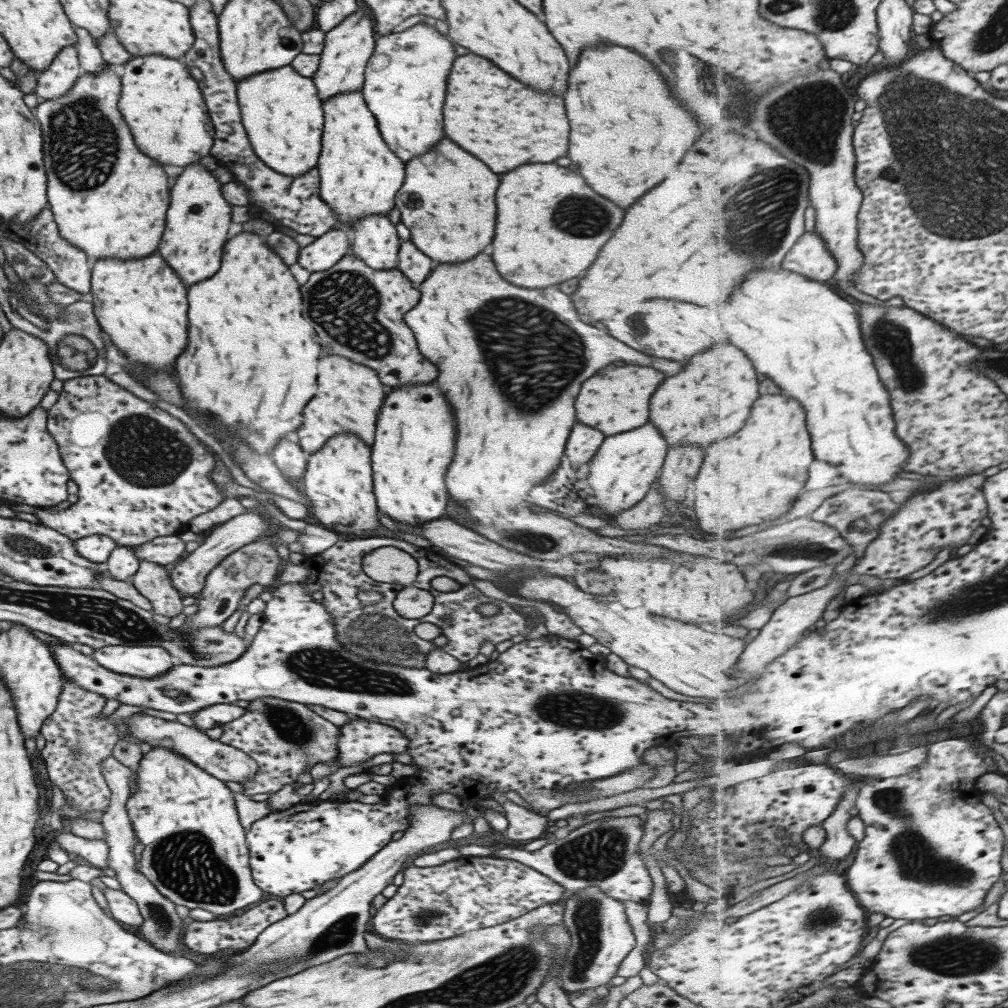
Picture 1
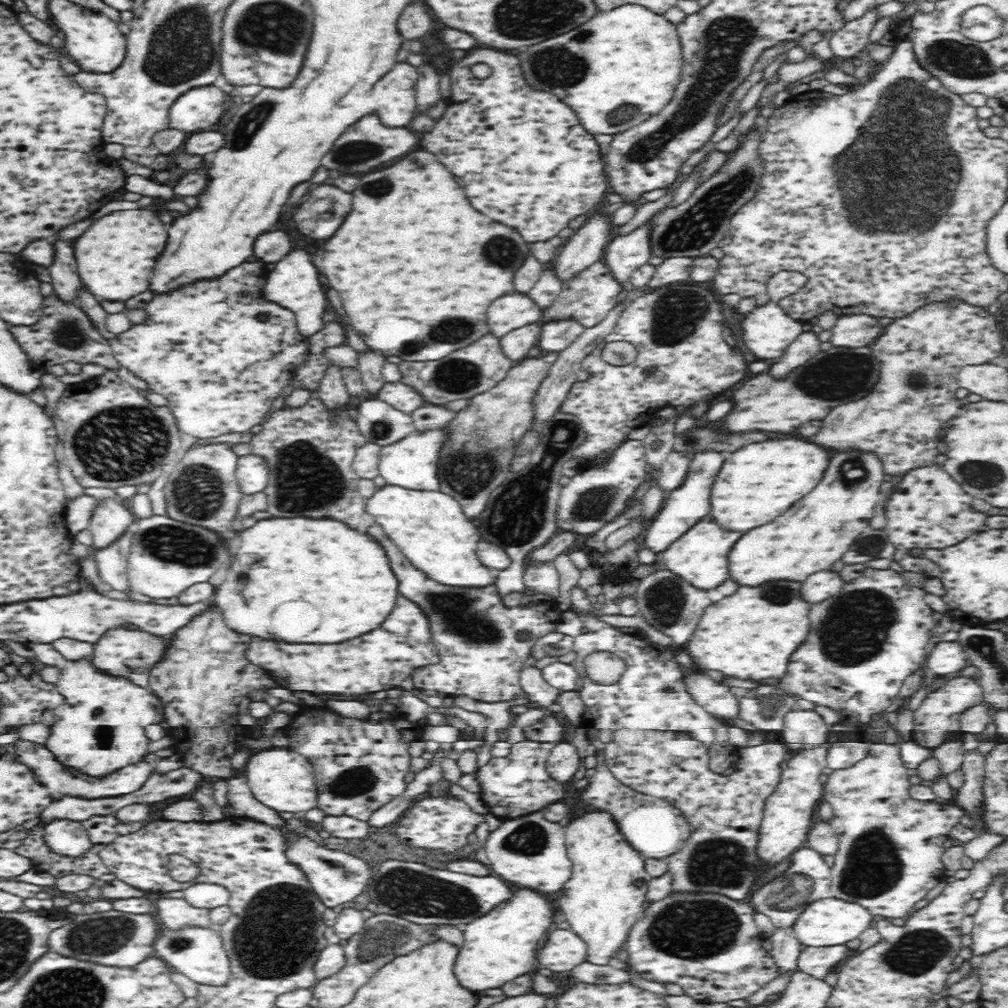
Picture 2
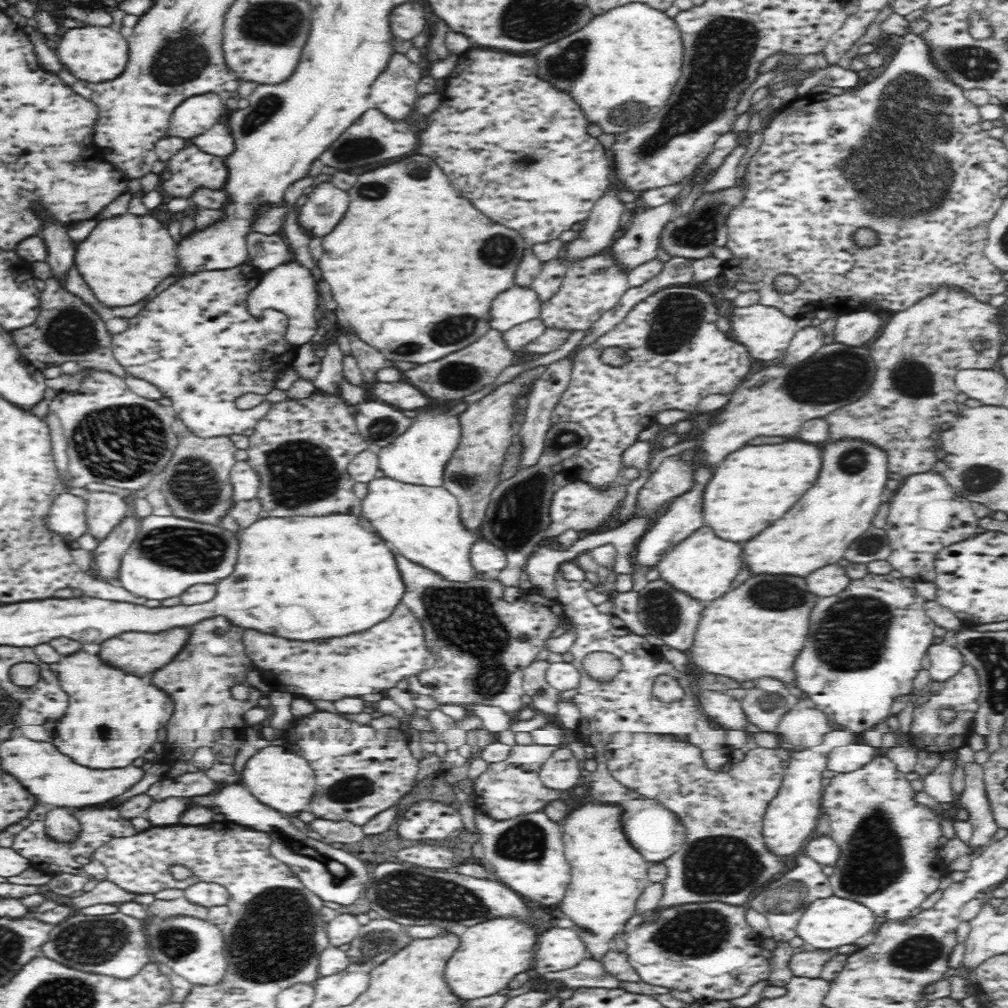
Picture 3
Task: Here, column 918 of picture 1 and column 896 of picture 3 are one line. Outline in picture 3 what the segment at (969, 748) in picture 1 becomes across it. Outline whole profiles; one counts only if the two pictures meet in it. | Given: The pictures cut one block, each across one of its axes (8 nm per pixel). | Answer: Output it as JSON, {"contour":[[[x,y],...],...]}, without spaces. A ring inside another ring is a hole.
{"contour":[[[879,751],[874,760],[868,762],[864,768],[832,777],[822,794],[821,808],[828,814],[830,837],[841,852],[838,865],[829,876],[833,896],[860,902],[870,908],[879,919],[882,916],[890,920],[900,920],[910,916],[930,894],[938,890],[941,879],[947,875],[946,863],[939,852],[943,847],[938,840],[942,837],[940,820],[952,818],[952,812],[946,811],[940,815],[914,801],[915,791],[904,775],[904,772],[898,772],[896,766]]]}

